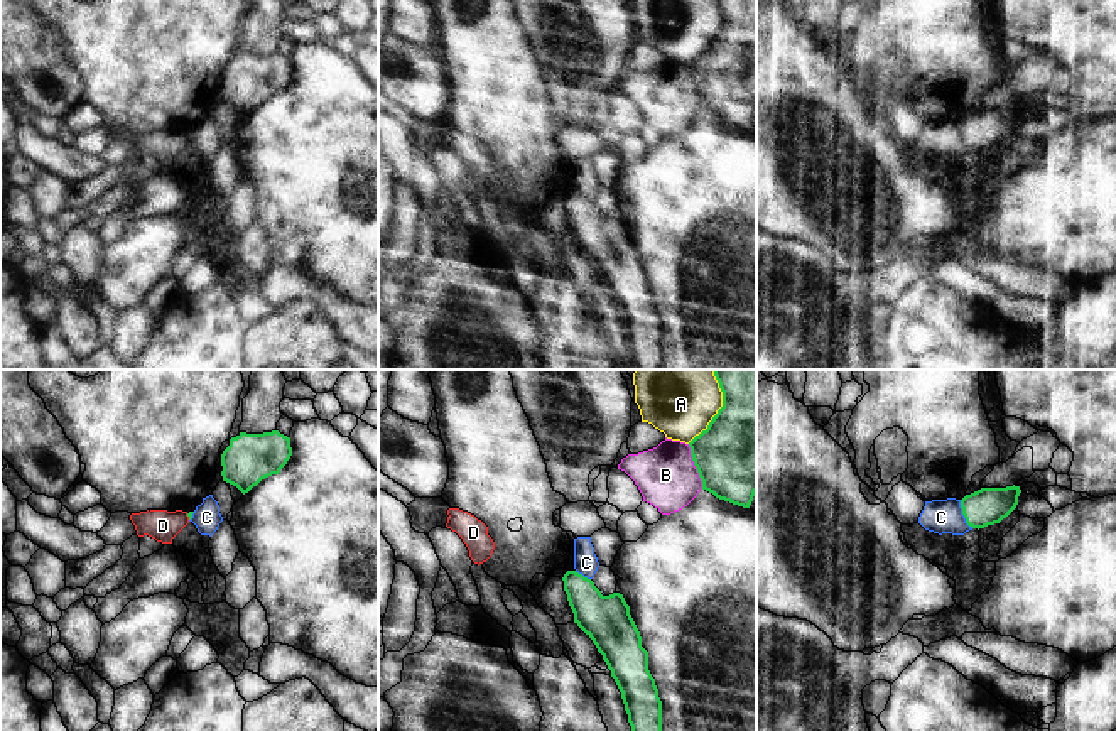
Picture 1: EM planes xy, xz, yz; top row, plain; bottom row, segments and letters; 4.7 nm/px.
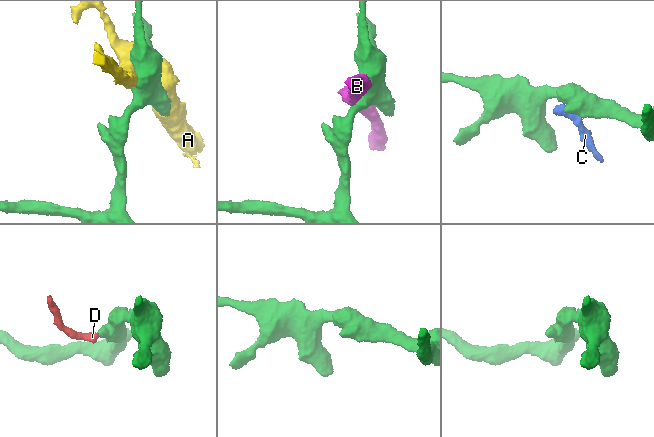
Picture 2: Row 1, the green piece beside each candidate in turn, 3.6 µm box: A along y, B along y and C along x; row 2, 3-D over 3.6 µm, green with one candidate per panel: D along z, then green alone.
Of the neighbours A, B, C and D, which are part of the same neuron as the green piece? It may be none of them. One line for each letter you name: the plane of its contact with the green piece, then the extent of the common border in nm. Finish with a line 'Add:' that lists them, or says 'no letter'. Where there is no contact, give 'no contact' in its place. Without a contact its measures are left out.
Add: no letter

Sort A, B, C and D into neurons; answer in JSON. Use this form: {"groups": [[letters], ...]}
{"groups": [["A"], ["B"], ["C"], ["D"]]}

